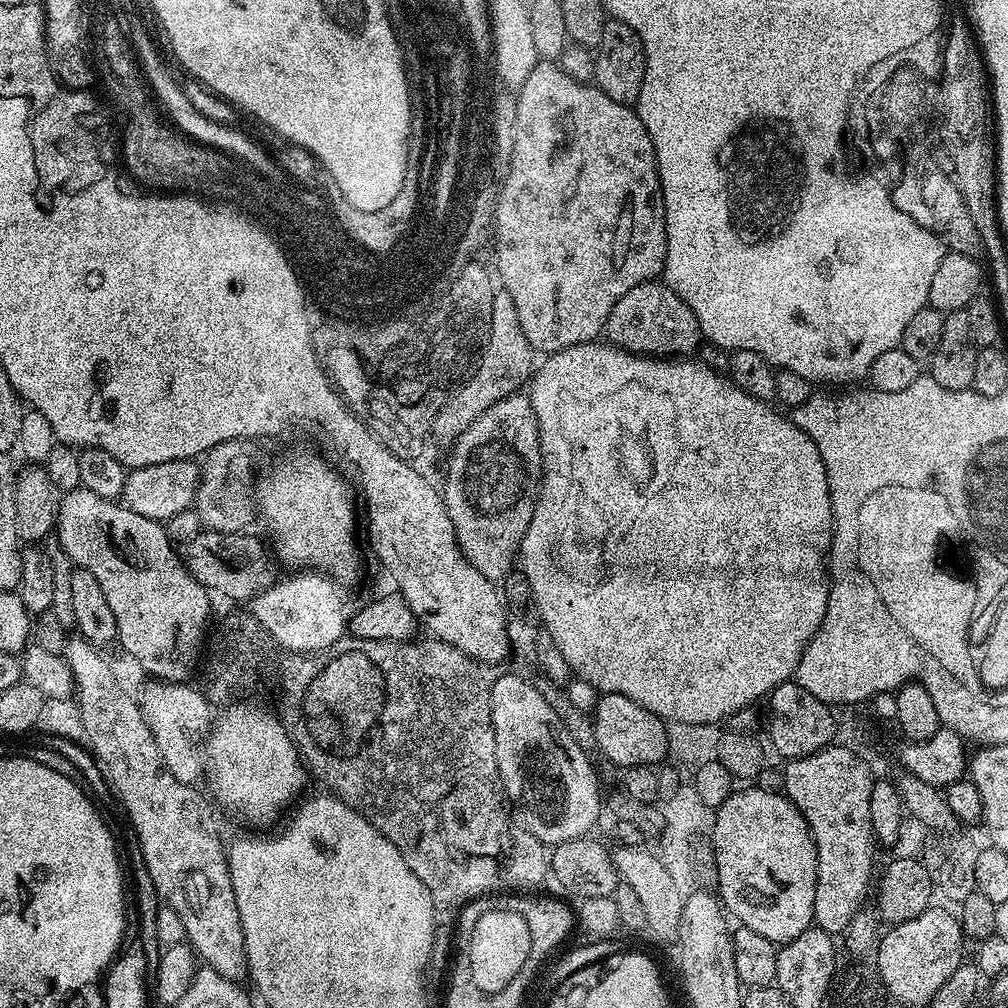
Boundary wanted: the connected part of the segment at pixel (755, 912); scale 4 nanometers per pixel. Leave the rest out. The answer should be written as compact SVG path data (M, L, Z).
M755 786L733 791L720 808L710 826L710 847L717 868L718 900L727 915L737 925L744 925L757 933L764 933L772 945L789 944L798 934L813 927L814 890L816 889L816 843L808 829L806 818L791 800L780 792L767 792Z

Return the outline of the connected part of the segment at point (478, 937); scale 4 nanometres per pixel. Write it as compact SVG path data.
M490 910L482 914L482 918L478 918L472 935L466 941L466 947L468 973L472 984L489 994L501 992L506 990L506 986L510 986L510 982L514 982L522 966L526 966L526 958L530 955L530 926L526 918L522 918L522 914L514 910Z

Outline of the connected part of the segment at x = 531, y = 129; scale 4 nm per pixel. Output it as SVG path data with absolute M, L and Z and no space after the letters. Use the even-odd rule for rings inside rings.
M552 62L537 63L530 78L526 78L526 82L520 85L516 102L520 132L516 132L516 145L511 147L508 162L508 176L504 178L499 197L494 204L495 233L499 237L499 283L503 291L508 292L510 298L514 298L514 310L518 310L518 322L530 346L537 353L551 354L566 350L570 346L593 343L603 333L606 318L610 310L614 310L614 302L618 302L618 298L622 298L626 290L634 290L634 286L655 281L663 273L666 262L664 199L654 142L650 142L646 126L642 126L640 116L629 105L614 102L614 98L607 96L595 83L583 84L570 78L570 74L566 74Z

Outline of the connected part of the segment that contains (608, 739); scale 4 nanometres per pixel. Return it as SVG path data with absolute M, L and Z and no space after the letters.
M610 692L599 697L590 717L602 754L617 769L656 766L660 759L667 757L667 723L650 710L638 706L638 702L630 702L630 698Z

